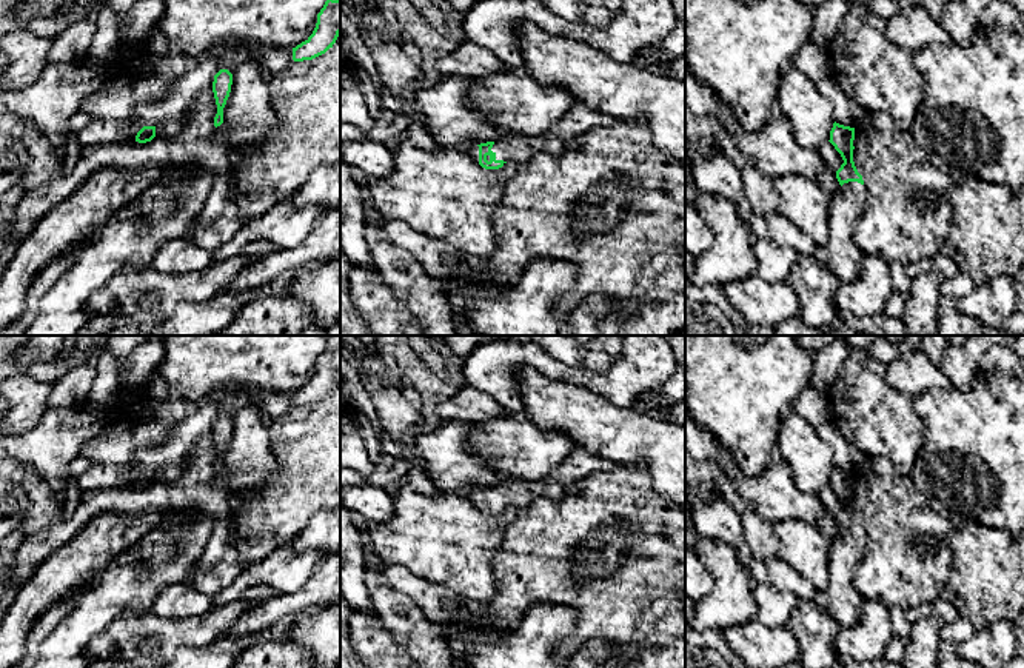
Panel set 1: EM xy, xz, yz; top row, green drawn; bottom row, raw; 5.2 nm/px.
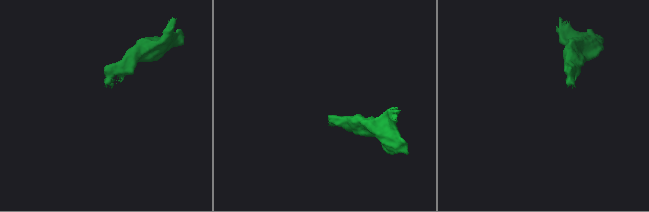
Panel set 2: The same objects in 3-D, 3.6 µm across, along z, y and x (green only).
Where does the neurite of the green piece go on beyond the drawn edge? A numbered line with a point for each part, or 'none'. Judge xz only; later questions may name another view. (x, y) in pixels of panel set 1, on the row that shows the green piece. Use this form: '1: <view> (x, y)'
1: xz (516, 148)

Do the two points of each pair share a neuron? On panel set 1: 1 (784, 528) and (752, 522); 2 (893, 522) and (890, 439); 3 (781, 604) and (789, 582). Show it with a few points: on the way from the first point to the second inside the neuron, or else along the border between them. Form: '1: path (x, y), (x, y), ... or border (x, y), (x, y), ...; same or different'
1: border (770, 524), (779, 545), (779, 556); different
2: border (864, 456), (884, 457), (900, 474), (909, 477); different
3: border (756, 582), (790, 590), (799, 599); different

